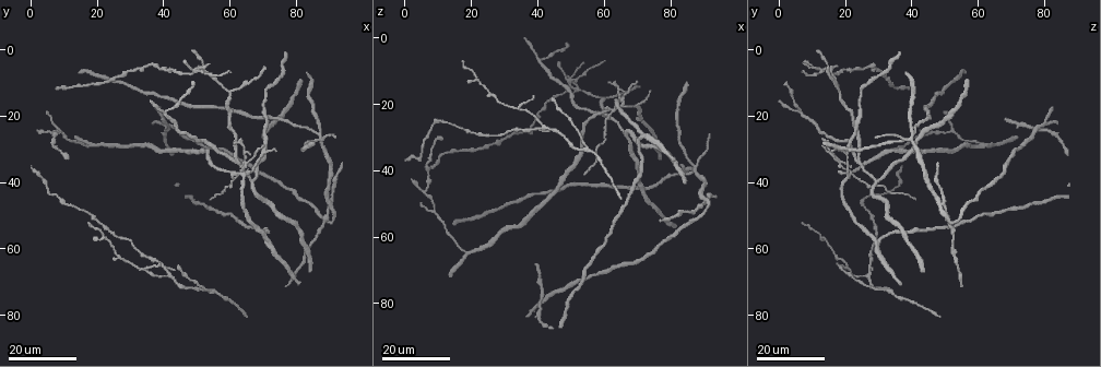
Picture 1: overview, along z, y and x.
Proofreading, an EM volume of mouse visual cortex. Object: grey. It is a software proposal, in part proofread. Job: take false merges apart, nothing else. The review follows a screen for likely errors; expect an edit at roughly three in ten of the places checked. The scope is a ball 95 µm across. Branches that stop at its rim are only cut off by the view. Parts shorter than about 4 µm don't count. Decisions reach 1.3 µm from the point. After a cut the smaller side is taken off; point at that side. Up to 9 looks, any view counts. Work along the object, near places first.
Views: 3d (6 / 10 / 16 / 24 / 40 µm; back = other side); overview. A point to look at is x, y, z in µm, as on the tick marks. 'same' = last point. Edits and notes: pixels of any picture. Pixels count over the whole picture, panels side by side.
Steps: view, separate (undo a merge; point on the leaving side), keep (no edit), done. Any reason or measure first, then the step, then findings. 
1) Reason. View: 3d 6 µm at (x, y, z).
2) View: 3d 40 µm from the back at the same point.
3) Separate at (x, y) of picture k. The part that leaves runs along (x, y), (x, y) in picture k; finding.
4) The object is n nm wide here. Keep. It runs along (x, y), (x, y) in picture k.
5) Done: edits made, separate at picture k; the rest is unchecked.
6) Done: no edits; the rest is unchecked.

Thin arm on a thick one. View: 3d 24 µm at (50.0, 7.0, 13.0).

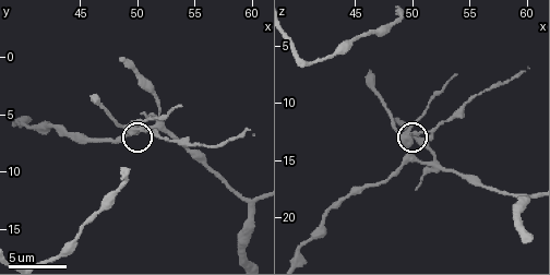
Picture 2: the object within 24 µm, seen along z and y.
View: 3d 10 µm at (49.8, 6.2, 12.6).

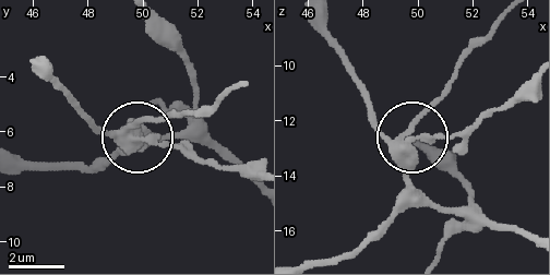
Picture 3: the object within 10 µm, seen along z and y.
The object is 350 nm wide here. Separate at (170, 144) of picture 3. The part that leaves runs along (132, 134), (228, 167), (256, 167) in picture 3; two neurons meet here.

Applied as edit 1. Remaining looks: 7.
View: overview.

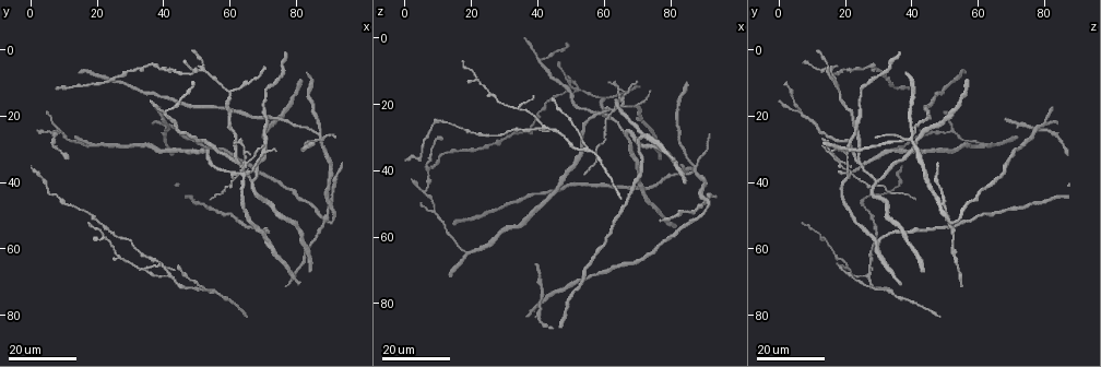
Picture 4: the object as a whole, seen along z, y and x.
View: 3d 16 µm at (42.0, 68.5, 26.5).

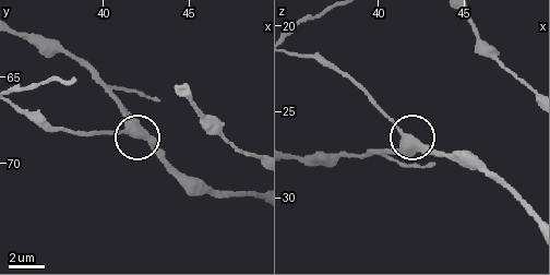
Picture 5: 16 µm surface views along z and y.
View: 3d 6 µm at (41.6, 68.1, 26.5).

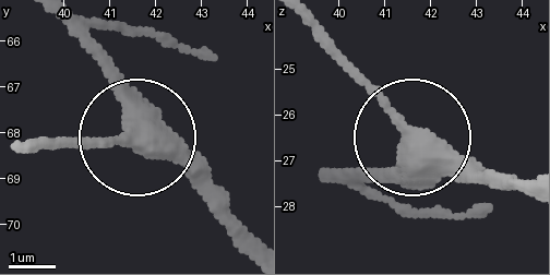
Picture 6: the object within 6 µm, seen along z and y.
View: 3d 6 µm from the back at (41.65, 68.20, 26.55).

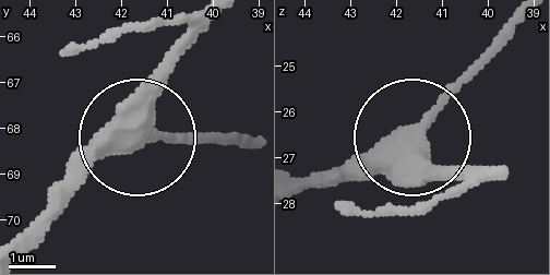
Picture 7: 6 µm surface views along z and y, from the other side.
The side arm is 39 µm long. Keep. Continuous, no second neuron.

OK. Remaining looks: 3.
View: 3d 16 µm at (54.0, 73.0, 32.0).

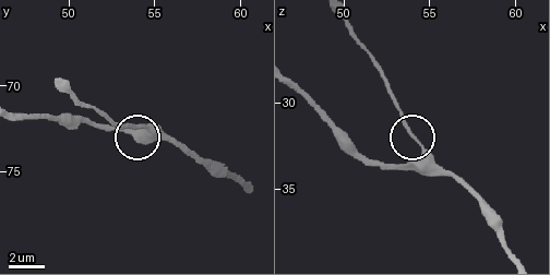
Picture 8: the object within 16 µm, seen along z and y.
Zoom in. View: 3d 6 µm at (54.8, 72.5, 32.6).

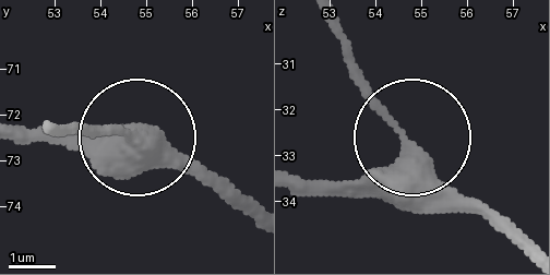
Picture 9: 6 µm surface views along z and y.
Keep. One neuron here.

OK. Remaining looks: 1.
Done: edits made, separate at picture 3; the rest is unchecked.

